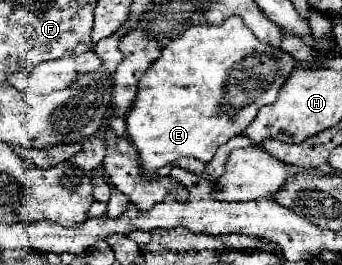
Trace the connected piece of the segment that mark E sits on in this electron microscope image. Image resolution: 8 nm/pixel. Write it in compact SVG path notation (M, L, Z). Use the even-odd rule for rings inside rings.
M228 16L220 26L190 26L162 50L160 58L154 60L140 78L136 102L126 114L126 128L138 150L140 164L150 172L174 164L182 156L208 164L218 146L240 134L242 128L254 120L258 108L276 102L278 90L294 70L296 60L288 52L258 40L240 16Z

